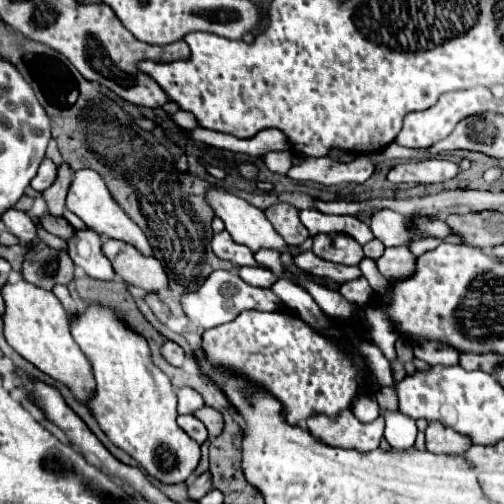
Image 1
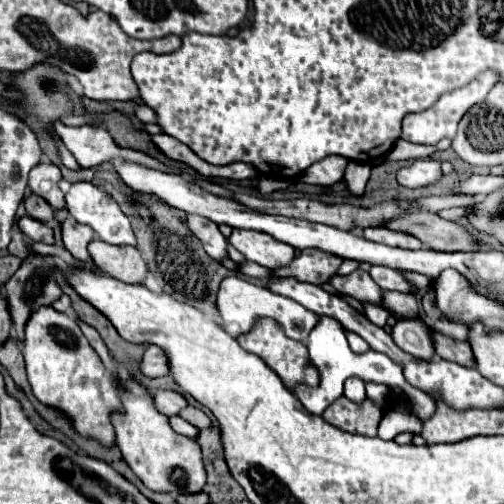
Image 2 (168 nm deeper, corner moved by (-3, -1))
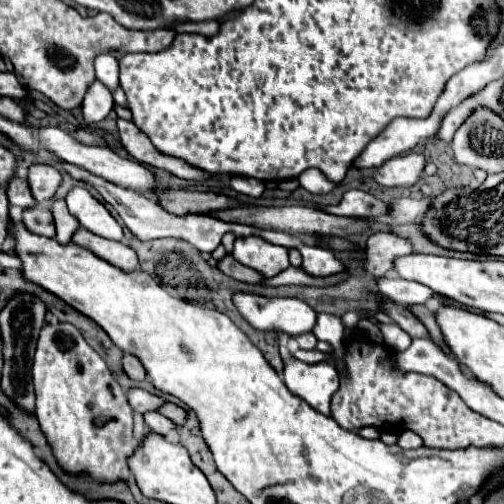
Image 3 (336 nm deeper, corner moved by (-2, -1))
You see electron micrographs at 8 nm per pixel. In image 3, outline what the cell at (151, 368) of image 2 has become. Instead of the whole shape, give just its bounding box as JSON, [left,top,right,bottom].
[123,355,147,381]

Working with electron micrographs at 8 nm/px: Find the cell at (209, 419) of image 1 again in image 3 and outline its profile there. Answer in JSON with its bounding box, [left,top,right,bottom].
[159,403,189,425]

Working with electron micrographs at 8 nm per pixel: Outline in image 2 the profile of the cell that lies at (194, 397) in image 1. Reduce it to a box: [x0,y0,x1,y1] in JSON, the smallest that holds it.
[152,389,188,415]

